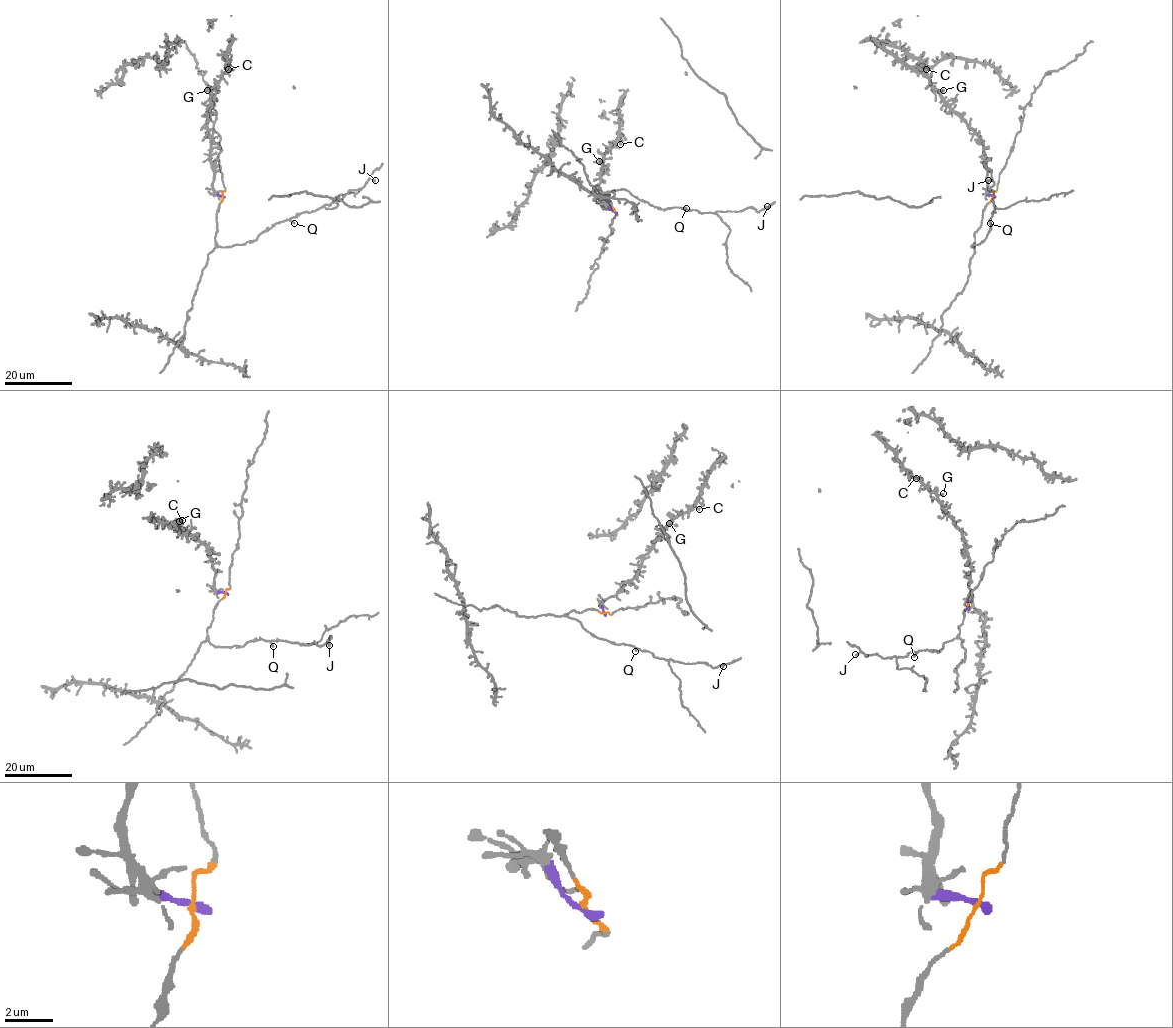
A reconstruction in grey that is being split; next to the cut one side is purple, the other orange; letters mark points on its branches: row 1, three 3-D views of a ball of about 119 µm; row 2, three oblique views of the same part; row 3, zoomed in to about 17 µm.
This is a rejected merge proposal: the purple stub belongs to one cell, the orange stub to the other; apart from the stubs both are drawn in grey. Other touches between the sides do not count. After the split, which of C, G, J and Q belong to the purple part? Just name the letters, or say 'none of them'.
C, G

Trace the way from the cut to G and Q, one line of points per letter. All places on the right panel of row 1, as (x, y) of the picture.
G: (993, 196), (987, 189), (984, 146), (979, 136), (946, 103), (940, 91), (943, 90)
Q: (993, 196), (971, 246), (983, 241), (991, 227), (989, 219), (989, 224)

